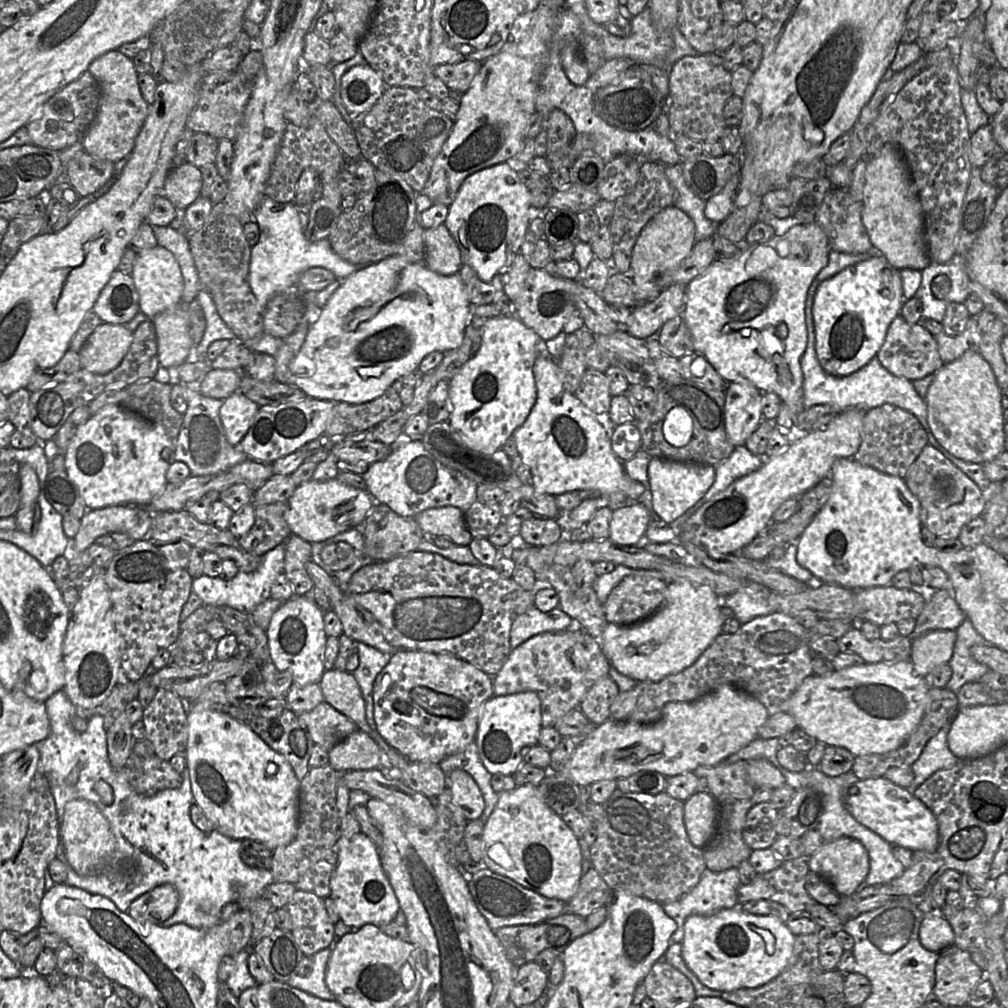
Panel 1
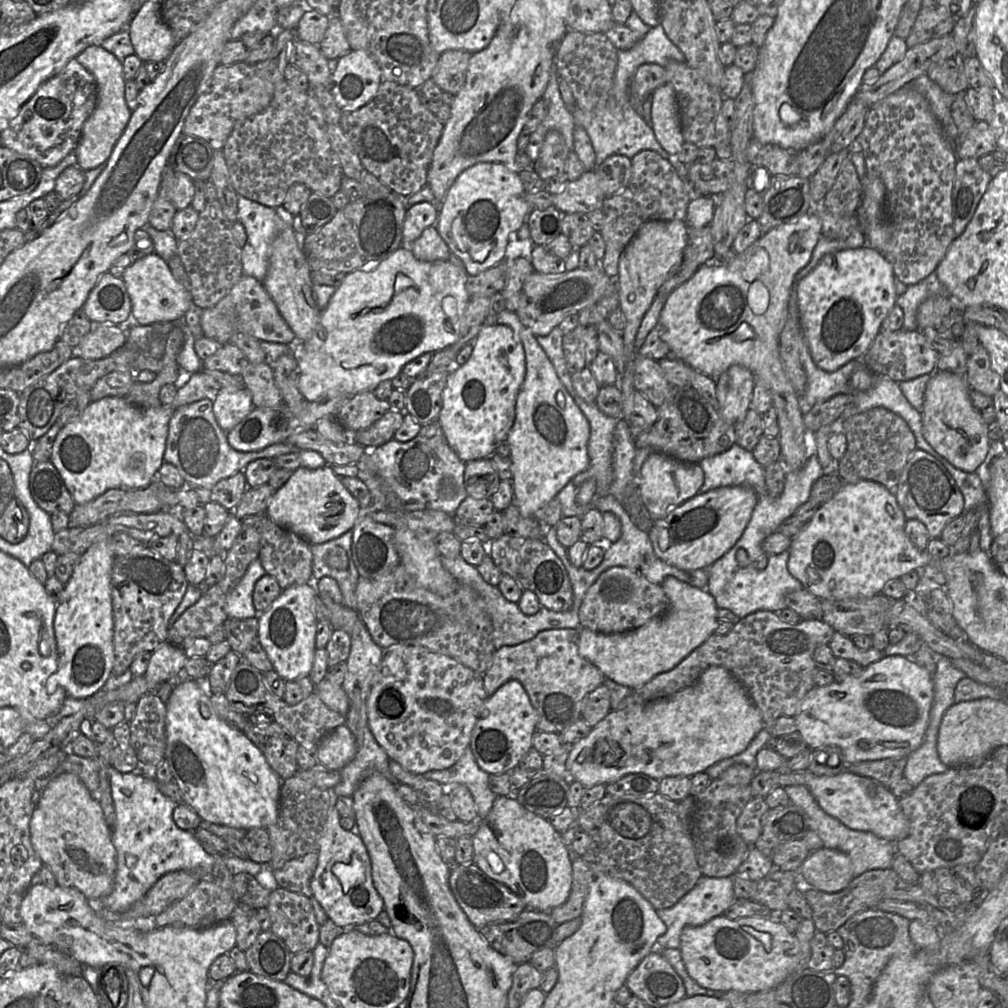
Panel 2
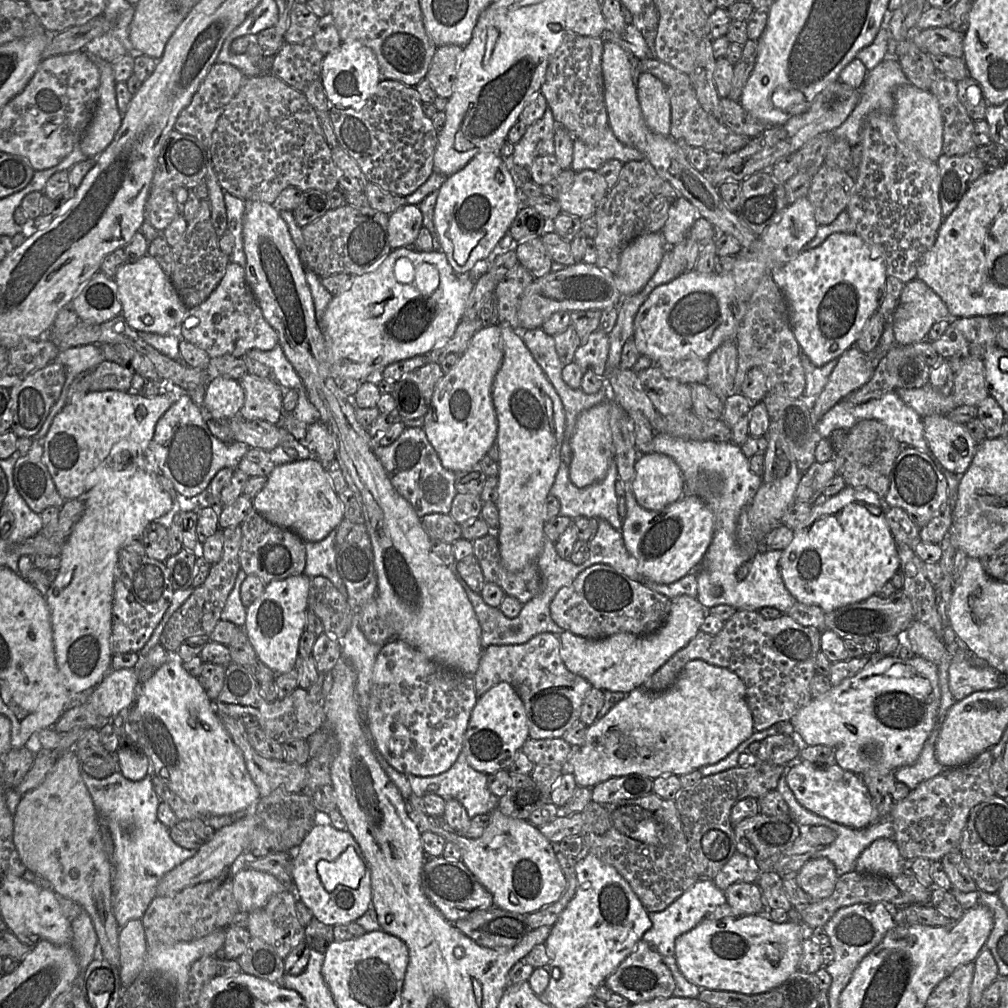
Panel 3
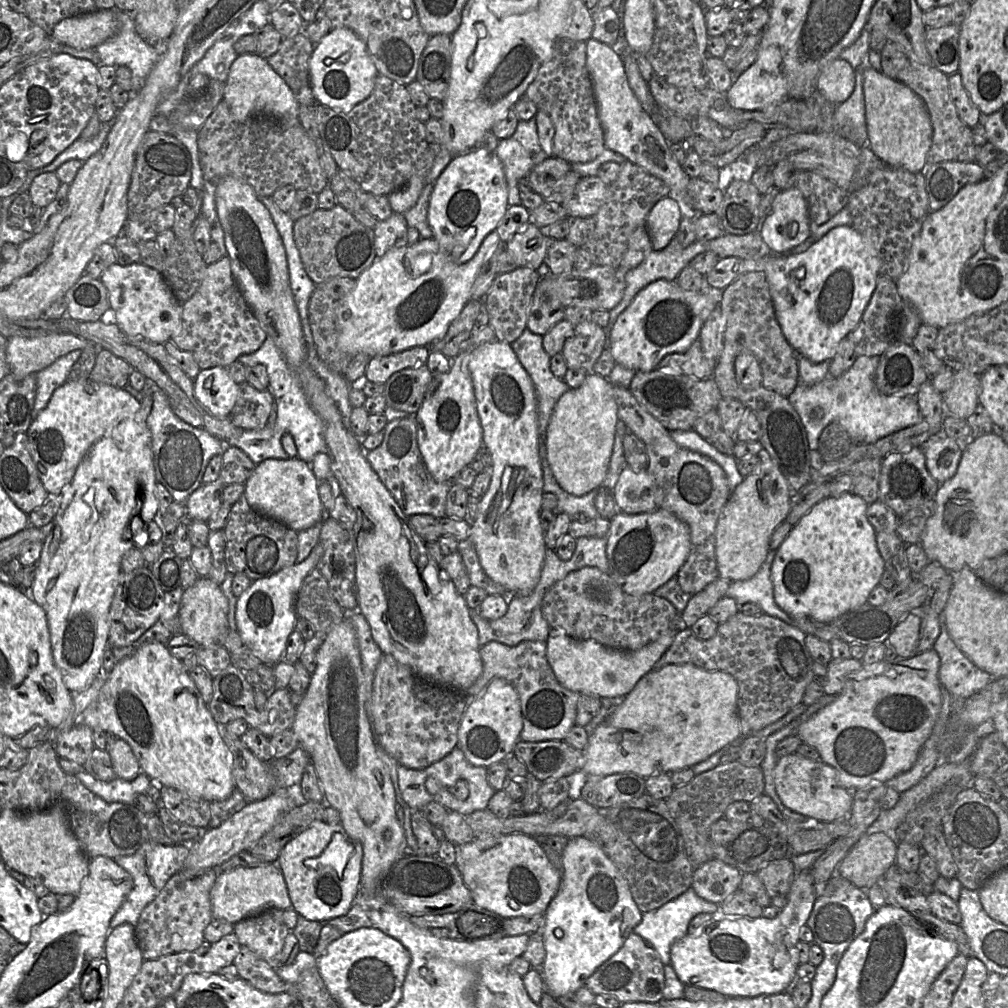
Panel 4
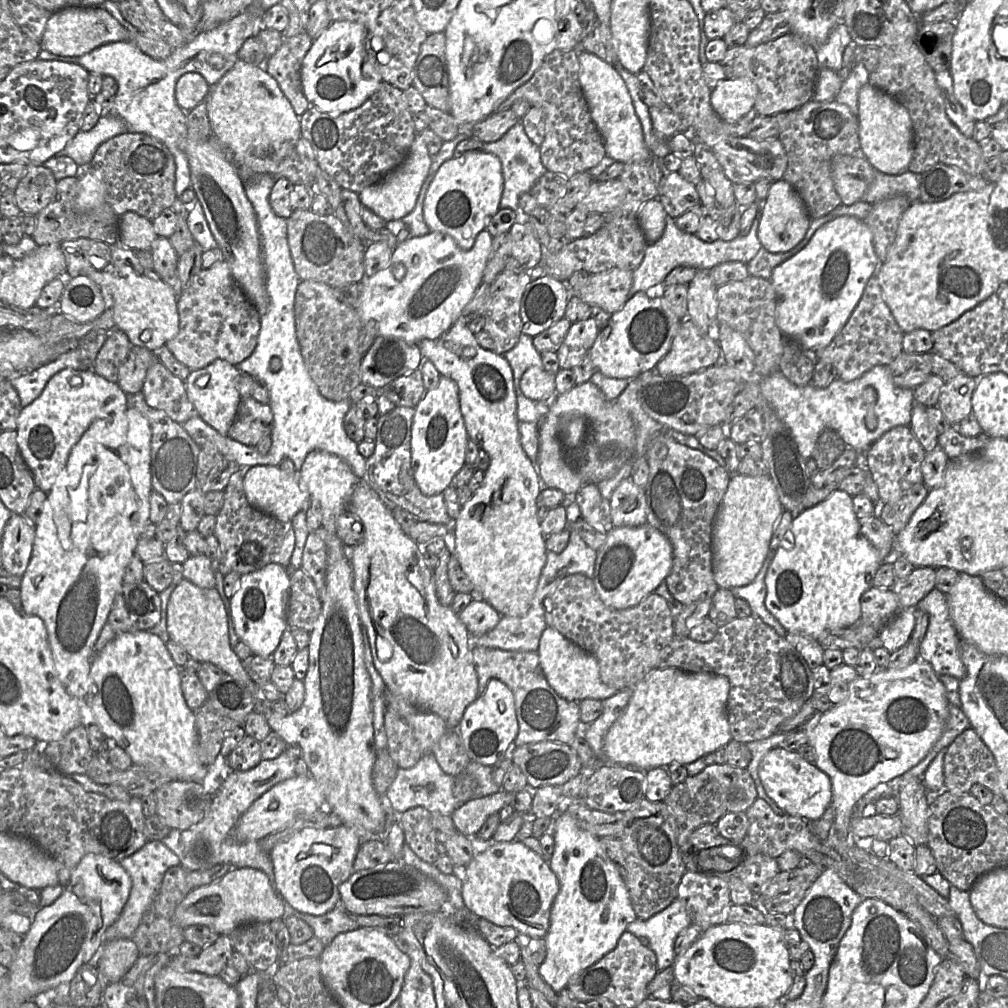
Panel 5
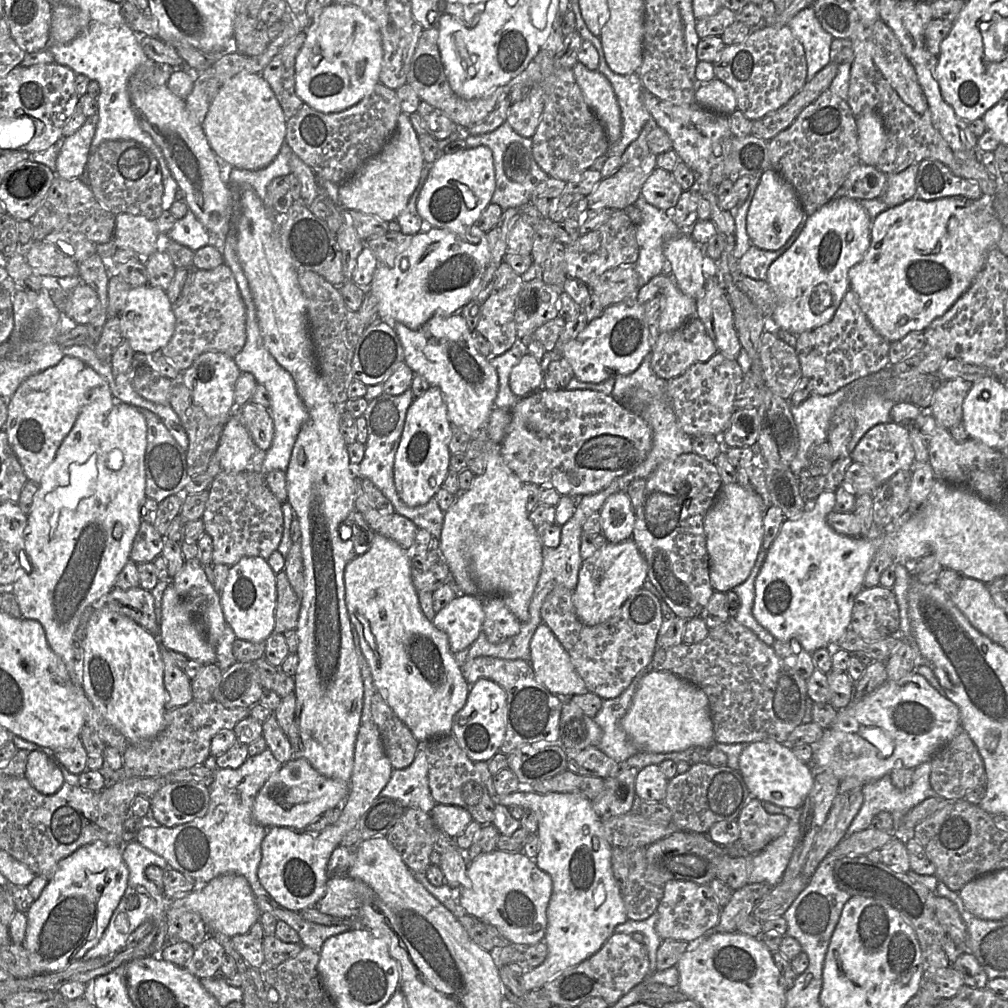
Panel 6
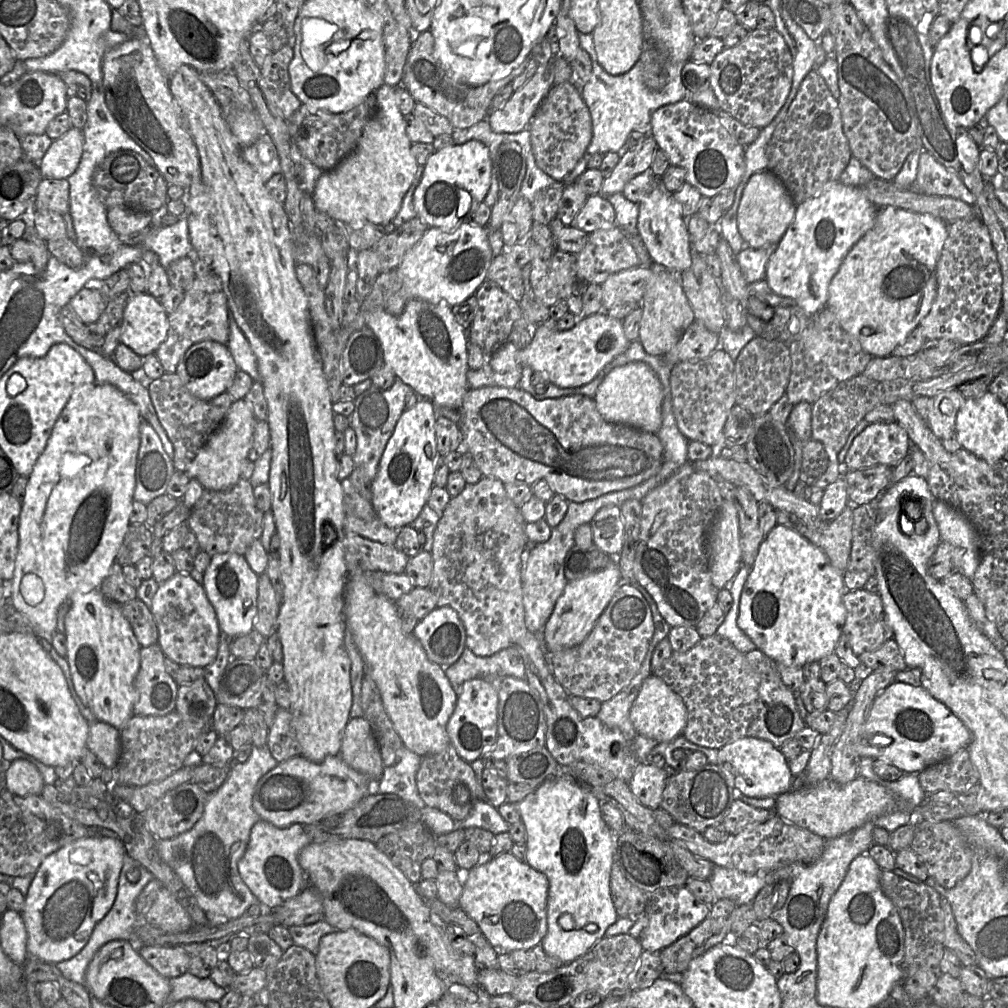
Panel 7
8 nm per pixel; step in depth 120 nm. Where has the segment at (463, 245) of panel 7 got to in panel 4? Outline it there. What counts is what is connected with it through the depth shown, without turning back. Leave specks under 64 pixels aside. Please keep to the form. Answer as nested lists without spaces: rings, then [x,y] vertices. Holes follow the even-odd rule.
[[[490,232],[484,238],[474,257],[463,264],[451,261],[434,237],[421,239],[417,243],[399,248],[392,247],[357,277],[354,289],[344,299],[338,301],[339,349],[352,357],[363,353],[373,358],[414,347],[427,347],[442,339],[450,324],[459,316],[465,304],[470,300],[472,286],[485,259],[501,243],[498,233]]]

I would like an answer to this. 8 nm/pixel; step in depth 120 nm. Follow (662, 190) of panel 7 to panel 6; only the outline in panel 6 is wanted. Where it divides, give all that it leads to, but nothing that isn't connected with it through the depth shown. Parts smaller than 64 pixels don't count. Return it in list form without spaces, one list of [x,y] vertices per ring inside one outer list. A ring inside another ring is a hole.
[[[686,233],[667,240],[663,252],[670,263],[671,276],[678,288],[682,293],[696,300],[703,292],[708,271],[715,273],[715,263],[717,262],[706,257],[703,248],[690,234]]]

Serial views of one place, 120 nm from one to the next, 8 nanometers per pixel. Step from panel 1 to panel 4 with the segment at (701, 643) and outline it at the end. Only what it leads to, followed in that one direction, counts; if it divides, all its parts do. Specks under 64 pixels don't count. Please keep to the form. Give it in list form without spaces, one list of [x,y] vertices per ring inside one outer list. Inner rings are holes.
[[[677,615],[673,625],[657,640],[636,651],[621,651],[608,648],[593,640],[578,640],[564,630],[551,628],[547,645],[547,660],[558,682],[573,692],[598,697],[627,696],[636,683],[651,671],[660,657],[673,643],[677,633],[684,628]]]

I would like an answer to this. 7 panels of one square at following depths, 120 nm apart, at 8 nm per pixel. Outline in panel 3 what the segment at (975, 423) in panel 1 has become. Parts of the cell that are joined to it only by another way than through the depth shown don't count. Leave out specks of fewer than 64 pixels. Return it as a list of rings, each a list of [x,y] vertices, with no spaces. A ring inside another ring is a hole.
[[[939,414],[924,417],[923,422],[923,435],[933,455],[931,457],[941,471],[945,471],[945,468],[952,473],[963,475],[970,466],[978,446],[965,424],[955,423],[946,415]]]

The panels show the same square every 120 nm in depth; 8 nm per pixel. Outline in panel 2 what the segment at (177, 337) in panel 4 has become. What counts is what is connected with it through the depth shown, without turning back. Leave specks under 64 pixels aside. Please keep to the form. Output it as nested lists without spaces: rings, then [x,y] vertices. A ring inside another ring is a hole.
[[[243,275],[230,292],[215,306],[202,309],[200,324],[203,336],[221,345],[230,341],[235,331],[245,331],[259,341],[289,344],[296,336],[280,314],[275,302],[262,282],[254,277]]]

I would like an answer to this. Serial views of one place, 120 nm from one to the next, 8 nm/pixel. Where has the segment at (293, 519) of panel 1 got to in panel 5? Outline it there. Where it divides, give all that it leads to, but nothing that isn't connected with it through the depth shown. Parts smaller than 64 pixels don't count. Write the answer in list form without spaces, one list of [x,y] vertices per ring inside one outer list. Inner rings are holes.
[[[255,465],[246,468],[244,490],[248,502],[255,508],[270,514],[279,520],[290,521],[299,511],[306,511],[310,497],[299,486],[298,471],[288,474],[278,466]]]

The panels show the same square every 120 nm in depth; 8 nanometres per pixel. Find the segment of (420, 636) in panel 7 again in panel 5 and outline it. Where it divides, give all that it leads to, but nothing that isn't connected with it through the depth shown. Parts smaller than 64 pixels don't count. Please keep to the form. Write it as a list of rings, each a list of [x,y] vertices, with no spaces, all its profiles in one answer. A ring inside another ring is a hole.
[[[473,591],[473,600],[458,614],[471,636],[481,636],[491,631],[499,622],[501,615]]]

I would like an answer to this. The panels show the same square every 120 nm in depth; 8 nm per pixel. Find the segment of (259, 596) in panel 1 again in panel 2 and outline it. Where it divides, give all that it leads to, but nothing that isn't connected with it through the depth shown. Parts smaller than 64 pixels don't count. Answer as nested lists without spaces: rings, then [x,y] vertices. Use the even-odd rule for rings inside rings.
[[[259,559],[250,563],[244,576],[226,598],[227,618],[247,619],[259,617],[262,614],[254,607],[253,591],[256,582],[264,575],[266,572]]]

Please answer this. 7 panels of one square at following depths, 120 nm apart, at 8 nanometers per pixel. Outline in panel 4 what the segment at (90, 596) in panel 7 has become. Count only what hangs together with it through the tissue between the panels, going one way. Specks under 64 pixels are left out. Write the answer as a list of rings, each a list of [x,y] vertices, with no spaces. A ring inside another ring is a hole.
[[[162,643],[138,646],[130,657],[115,665],[106,675],[97,701],[84,711],[82,724],[101,727],[125,740],[137,757],[142,772],[160,786],[172,787],[209,802],[226,800],[236,789],[232,756],[222,737],[223,727],[214,720],[182,662]]]

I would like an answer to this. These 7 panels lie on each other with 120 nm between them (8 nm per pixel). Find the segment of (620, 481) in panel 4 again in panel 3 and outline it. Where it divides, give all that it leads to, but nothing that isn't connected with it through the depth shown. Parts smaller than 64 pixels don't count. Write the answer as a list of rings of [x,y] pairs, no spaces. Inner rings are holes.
[[[640,454],[635,463],[632,492],[642,508],[662,510],[684,496],[683,473],[665,454]]]

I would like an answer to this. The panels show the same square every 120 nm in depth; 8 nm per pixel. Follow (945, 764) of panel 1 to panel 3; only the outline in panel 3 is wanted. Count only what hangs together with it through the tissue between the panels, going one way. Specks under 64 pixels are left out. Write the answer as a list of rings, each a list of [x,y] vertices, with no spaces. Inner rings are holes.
[[[934,724],[933,733],[929,735],[924,743],[923,749],[917,760],[908,766],[895,770],[895,779],[908,786],[910,790],[915,789],[920,783],[940,775],[944,767],[935,757],[935,743],[941,729],[941,724]]]

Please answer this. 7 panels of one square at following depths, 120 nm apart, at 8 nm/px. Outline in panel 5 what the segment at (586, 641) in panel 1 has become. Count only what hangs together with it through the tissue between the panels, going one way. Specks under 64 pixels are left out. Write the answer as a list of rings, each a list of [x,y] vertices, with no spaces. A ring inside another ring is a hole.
[[[476,646],[472,649],[472,656],[478,679],[478,696],[484,693],[491,678],[506,684],[513,693],[518,721],[518,732],[513,742],[515,747],[540,741],[571,742],[580,722],[578,702],[560,697],[551,688],[540,666],[538,652]]]

